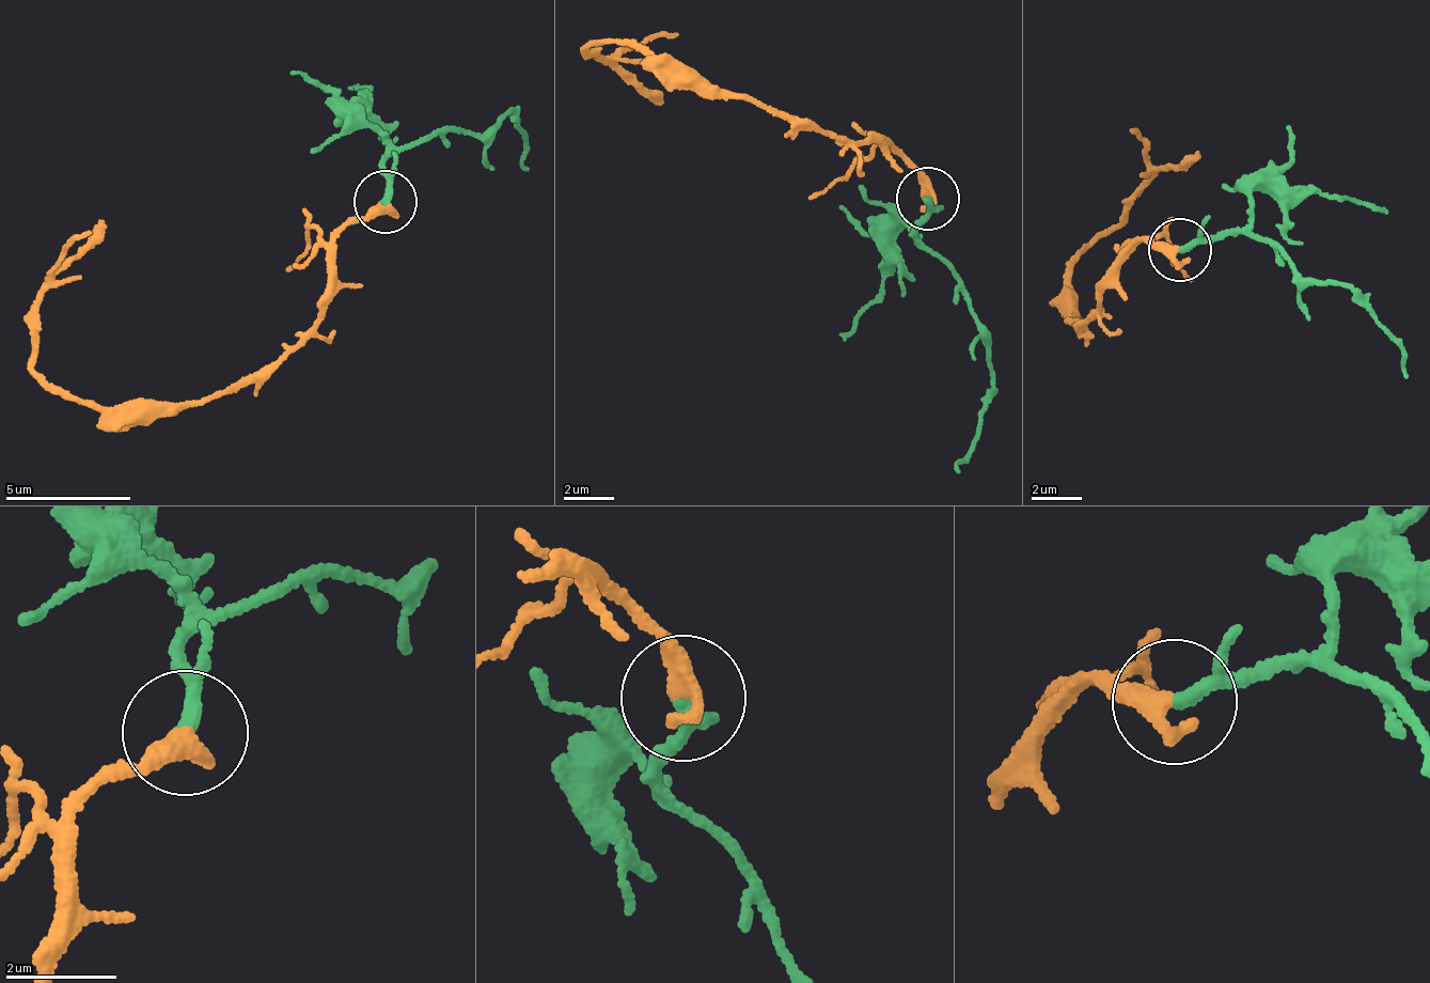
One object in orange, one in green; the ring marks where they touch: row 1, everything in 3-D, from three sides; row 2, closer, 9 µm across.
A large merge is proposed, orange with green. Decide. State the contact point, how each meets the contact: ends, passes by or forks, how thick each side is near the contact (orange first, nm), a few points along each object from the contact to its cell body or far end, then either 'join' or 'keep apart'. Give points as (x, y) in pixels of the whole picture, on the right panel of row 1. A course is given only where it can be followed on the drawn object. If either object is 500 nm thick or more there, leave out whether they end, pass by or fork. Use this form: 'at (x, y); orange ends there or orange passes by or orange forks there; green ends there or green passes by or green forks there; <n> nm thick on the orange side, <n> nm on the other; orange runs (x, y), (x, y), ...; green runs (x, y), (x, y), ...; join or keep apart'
at (1180, 250); orange ends there; green passes by; 400 nm thick on the orange side, 190 nm on the other; orange runs (1178, 251), (1134, 242), (1101, 308), (1079, 321), (1068, 318), (1079, 296), (1068, 271), (1158, 171), (1197, 152); green runs (1178, 251), (1243, 236), (1262, 243), (1303, 277), (1354, 287), (1408, 375); join

